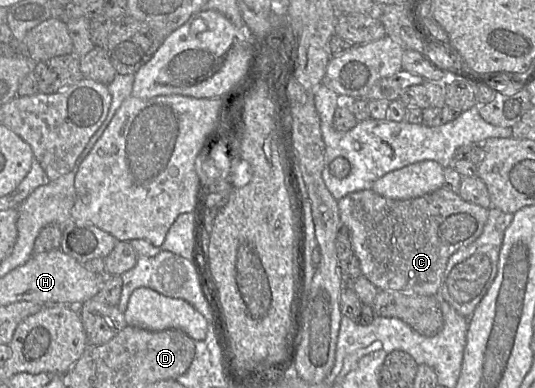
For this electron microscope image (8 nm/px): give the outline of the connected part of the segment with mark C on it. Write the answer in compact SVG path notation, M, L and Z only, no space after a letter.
M444 187L405 200L386 198L371 189L352 192L338 200L340 221L351 233L353 254L359 260L362 275L378 290L424 296L437 296L449 258L482 234L488 210L463 200L459 194Z

